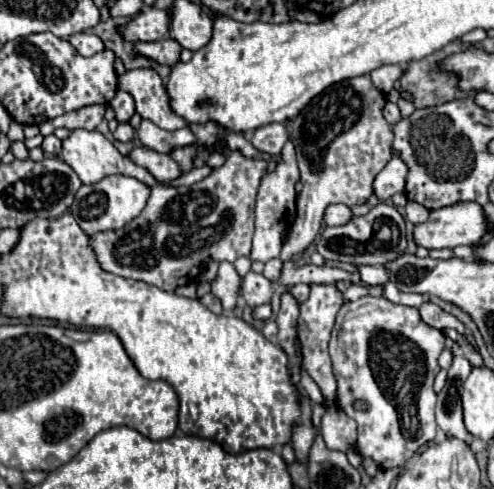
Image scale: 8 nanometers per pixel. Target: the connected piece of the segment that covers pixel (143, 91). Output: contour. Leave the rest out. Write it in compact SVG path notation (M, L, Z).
M133 69L119 75L119 89L133 95L137 113L151 119L155 125L167 131L177 131L189 127L183 117L177 117L171 107L163 87L163 81L153 69Z

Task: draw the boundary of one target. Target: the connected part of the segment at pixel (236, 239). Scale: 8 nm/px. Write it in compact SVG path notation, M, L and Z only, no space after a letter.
M231 151L223 167L213 169L209 177L205 177L199 183L193 183L191 187L173 187L157 181L151 187L151 197L139 217L135 217L131 223L127 223L121 229L99 231L89 235L89 247L95 251L95 257L103 271L127 279L145 281L167 293L173 293L179 285L193 283L197 275L205 271L207 261L217 259L217 261L233 263L237 257L249 255L253 221L255 221L255 213L253 213L255 195L265 175L265 167L267 163L261 159L259 161L245 159L241 153Z

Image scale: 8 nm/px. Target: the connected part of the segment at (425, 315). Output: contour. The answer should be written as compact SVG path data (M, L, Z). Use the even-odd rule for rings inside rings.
M431 301L423 303L423 305L419 307L419 313L421 313L421 319L423 319L427 325L431 325L431 327L435 327L435 329L439 329L439 331L445 331L445 329L463 331L463 327L465 327L457 317L453 317L451 313L445 313L441 307L433 305Z

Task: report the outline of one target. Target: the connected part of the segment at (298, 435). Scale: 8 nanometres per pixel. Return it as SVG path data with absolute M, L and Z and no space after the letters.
M299 425L293 429L293 449L297 455L297 461L307 461L309 447L315 437L315 427L313 425Z

